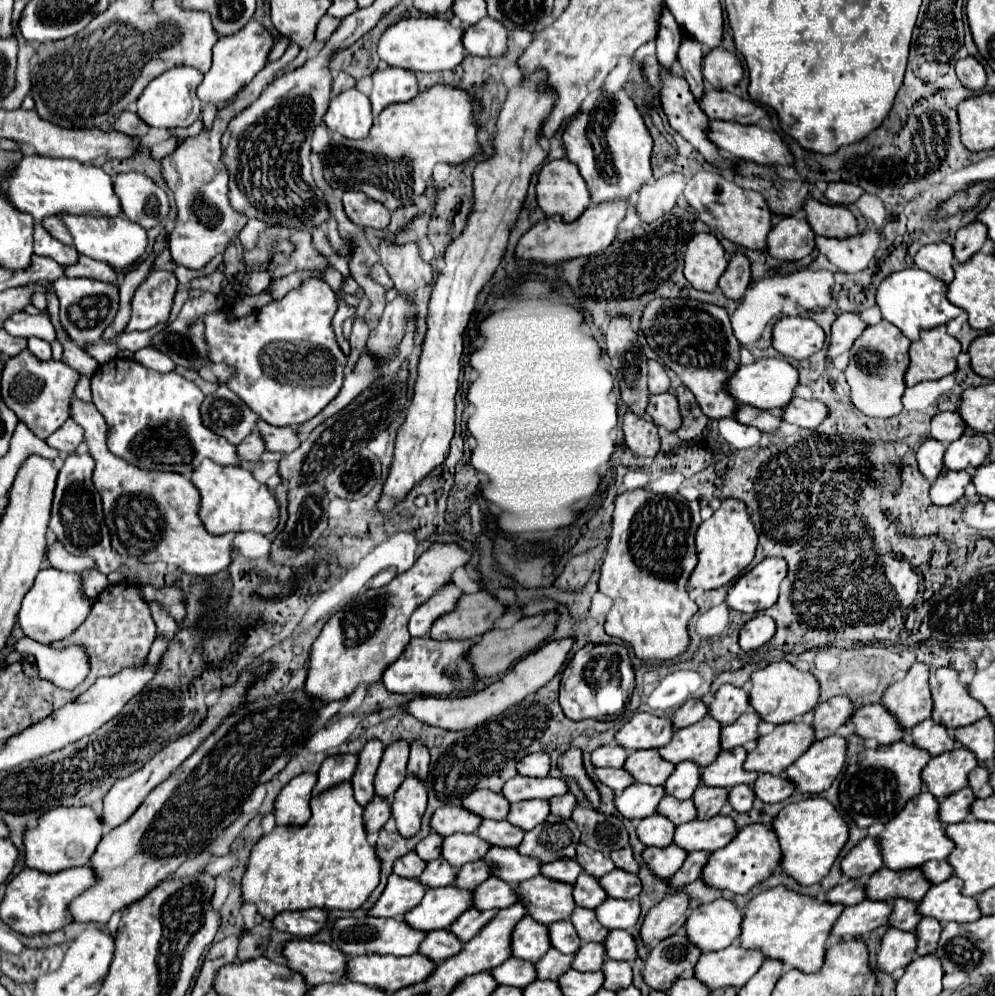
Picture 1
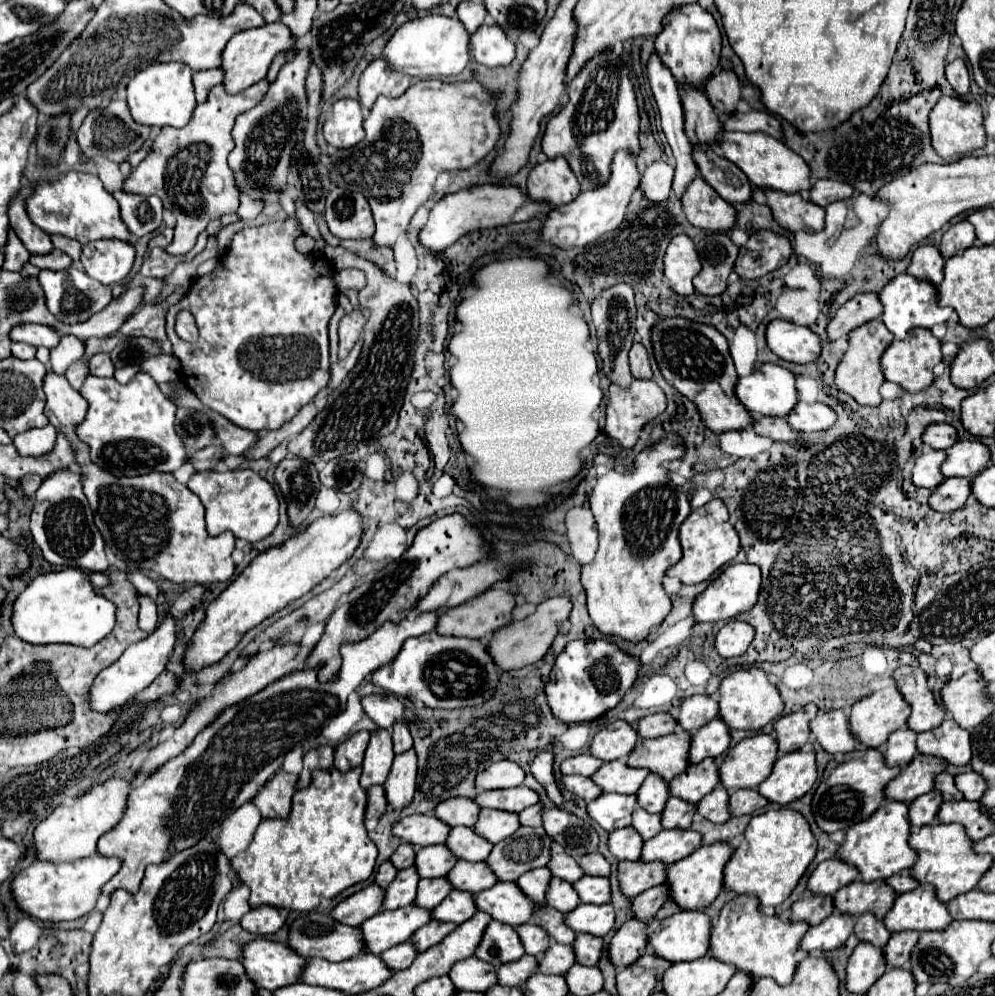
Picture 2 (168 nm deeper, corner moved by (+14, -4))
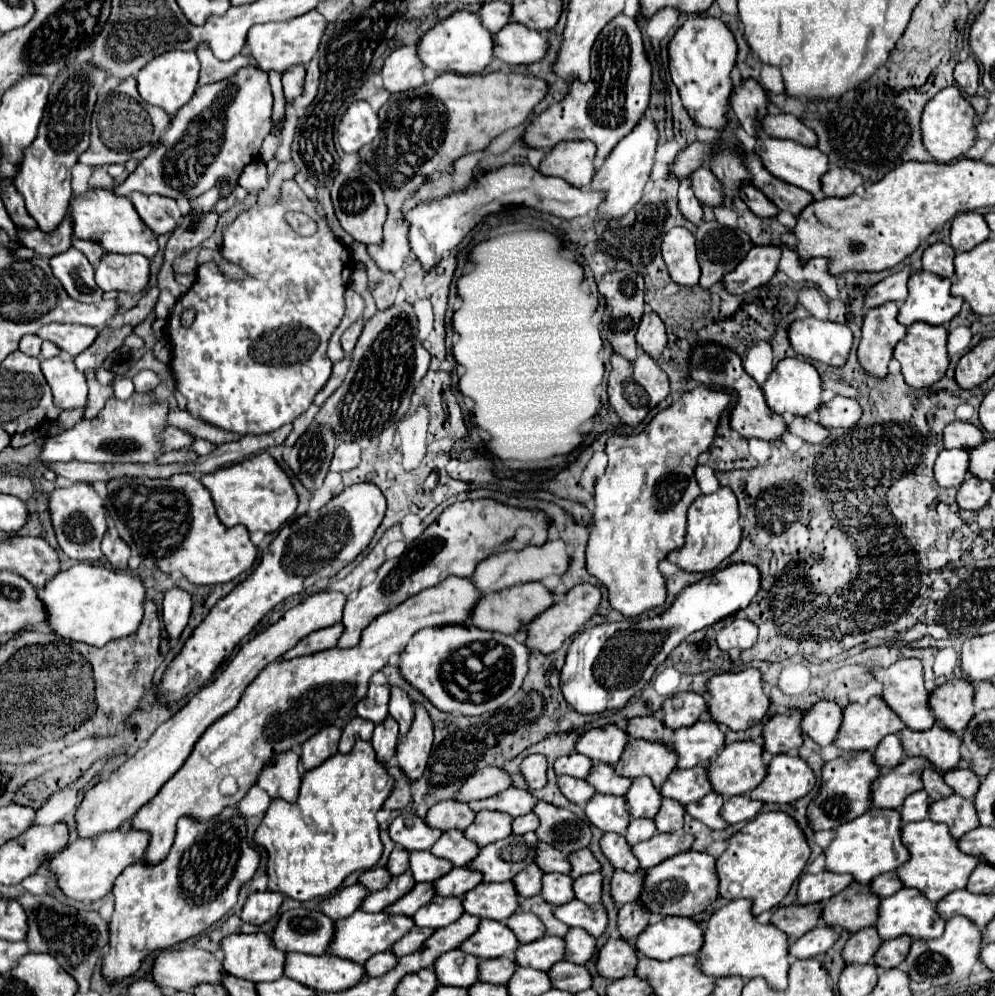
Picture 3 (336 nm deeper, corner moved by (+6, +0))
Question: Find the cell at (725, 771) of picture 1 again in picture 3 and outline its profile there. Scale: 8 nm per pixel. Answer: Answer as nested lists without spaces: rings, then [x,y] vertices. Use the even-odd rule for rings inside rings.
[[[688,768],[688,770],[674,770],[660,788],[664,798],[672,798],[682,806],[696,802],[712,792],[710,782],[706,778],[706,768]]]

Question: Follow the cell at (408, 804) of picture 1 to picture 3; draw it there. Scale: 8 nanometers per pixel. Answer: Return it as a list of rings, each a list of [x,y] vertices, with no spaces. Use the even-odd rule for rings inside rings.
[[[414,702],[414,720],[410,732],[398,738],[396,760],[410,780],[422,776],[434,740],[434,724],[422,704]]]

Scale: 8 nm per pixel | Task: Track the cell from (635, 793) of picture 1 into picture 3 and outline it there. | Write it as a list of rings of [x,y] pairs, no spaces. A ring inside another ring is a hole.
[[[594,794],[588,800],[588,804],[584,808],[584,814],[590,820],[590,824],[600,828],[602,832],[624,834],[626,826],[630,822],[626,800],[622,796]]]

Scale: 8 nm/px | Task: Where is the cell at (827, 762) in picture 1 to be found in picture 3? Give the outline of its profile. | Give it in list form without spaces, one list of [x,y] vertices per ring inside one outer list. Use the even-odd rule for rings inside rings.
[[[776,754],[766,766],[764,780],[750,792],[750,798],[768,804],[790,804],[806,796],[814,784],[814,772],[798,754]]]

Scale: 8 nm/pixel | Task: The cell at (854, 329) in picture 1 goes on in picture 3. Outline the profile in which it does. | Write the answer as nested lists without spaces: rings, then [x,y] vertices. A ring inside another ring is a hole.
[[[904,266],[904,270],[884,278],[882,282],[874,284],[874,288],[870,288],[866,292],[866,298],[864,298],[864,308],[870,310],[870,308],[876,308],[876,306],[882,306],[890,300],[894,302],[902,302],[906,300],[908,296],[908,278],[912,276],[912,268],[910,266]]]

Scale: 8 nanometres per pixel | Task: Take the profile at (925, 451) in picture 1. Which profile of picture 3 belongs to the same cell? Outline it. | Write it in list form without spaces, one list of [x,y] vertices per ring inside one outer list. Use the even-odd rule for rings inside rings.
[[[942,450],[934,464],[934,476],[938,484],[944,488],[958,488],[962,480],[970,476],[968,460],[970,460],[970,452]]]

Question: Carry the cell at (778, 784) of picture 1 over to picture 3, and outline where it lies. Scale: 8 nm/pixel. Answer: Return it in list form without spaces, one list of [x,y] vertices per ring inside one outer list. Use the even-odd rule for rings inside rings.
[[[730,796],[726,798],[720,816],[728,822],[728,824],[738,824],[738,822],[746,822],[752,820],[762,808],[762,802],[752,800],[748,796]]]

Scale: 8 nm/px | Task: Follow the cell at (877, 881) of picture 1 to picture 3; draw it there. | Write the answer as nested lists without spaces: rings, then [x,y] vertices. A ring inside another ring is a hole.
[[[852,882],[840,894],[832,896],[822,908],[822,920],[826,926],[842,928],[850,934],[874,926],[878,918],[880,898],[870,892],[870,886]]]

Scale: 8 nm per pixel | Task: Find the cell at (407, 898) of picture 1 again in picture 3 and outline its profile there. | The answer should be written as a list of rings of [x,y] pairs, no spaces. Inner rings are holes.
[[[354,884],[354,886],[338,890],[330,898],[322,900],[318,908],[320,908],[320,912],[324,912],[326,916],[330,916],[336,922],[344,916],[350,916],[354,910],[358,910],[358,906],[366,894],[368,894],[366,888],[362,888],[360,884]]]

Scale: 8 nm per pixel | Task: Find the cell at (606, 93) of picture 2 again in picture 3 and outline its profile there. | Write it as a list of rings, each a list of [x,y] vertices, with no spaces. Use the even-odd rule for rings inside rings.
[[[618,14],[598,34],[592,48],[592,76],[588,82],[574,80],[568,94],[538,114],[532,124],[524,128],[520,140],[530,148],[550,150],[562,140],[592,140],[598,148],[596,162],[600,164],[610,150],[638,124],[648,108],[652,84],[652,66],[642,42],[636,18]]]

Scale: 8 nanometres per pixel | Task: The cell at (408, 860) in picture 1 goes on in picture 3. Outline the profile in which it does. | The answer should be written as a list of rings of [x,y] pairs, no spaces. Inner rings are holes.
[[[372,868],[358,878],[358,884],[362,884],[368,892],[382,890],[388,882],[390,882],[390,874],[386,868]]]

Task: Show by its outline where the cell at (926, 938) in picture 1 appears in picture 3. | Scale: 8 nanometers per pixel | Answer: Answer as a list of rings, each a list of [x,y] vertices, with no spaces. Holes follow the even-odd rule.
[[[902,936],[898,940],[888,940],[888,942],[882,942],[882,946],[878,948],[878,952],[874,954],[872,962],[882,968],[882,970],[890,970],[890,968],[896,968],[900,966],[906,956],[908,956],[908,950],[910,950],[910,944],[912,944],[912,938],[908,936]]]

